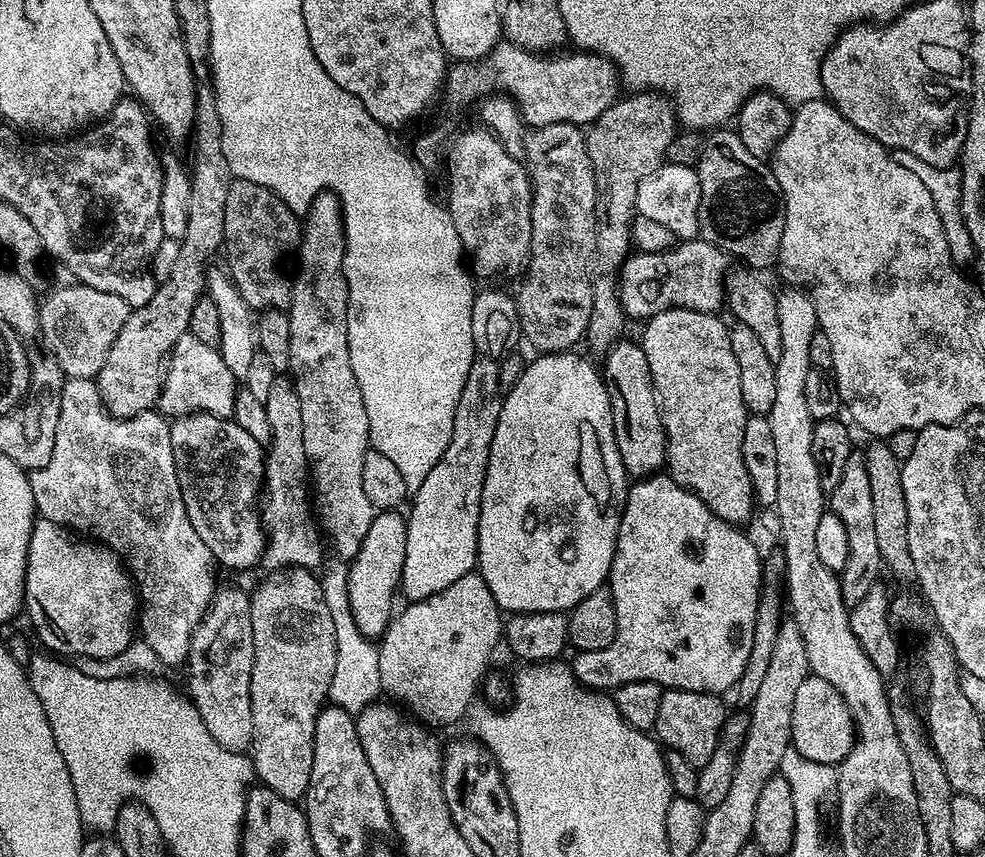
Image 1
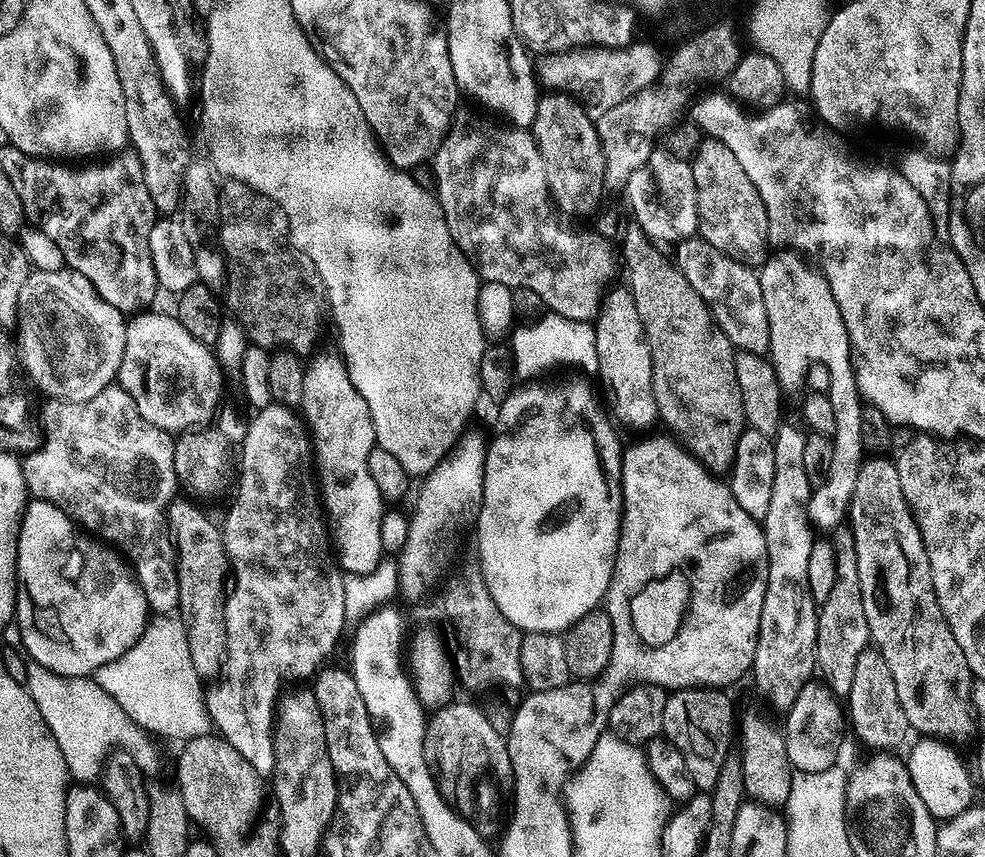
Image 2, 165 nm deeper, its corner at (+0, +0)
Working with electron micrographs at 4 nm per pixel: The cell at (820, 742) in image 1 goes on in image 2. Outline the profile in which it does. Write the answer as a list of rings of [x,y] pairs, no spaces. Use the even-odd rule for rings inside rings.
[[[810,682],[802,686],[794,706],[786,709],[788,716],[782,723],[786,754],[793,769],[798,772],[817,772],[837,767],[836,755],[840,752],[840,739],[846,732],[846,716],[838,706],[838,698],[823,682]]]

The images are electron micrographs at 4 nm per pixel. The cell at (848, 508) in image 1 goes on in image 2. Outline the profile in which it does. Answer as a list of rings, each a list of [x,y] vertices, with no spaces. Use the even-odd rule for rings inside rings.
[[[851,527],[835,529],[834,586],[826,602],[819,605],[816,614],[816,672],[819,679],[837,698],[847,697],[854,683],[854,670],[858,670],[858,658],[869,651],[870,637],[866,622],[866,609],[862,606],[862,582],[858,582],[858,554],[854,550]]]

